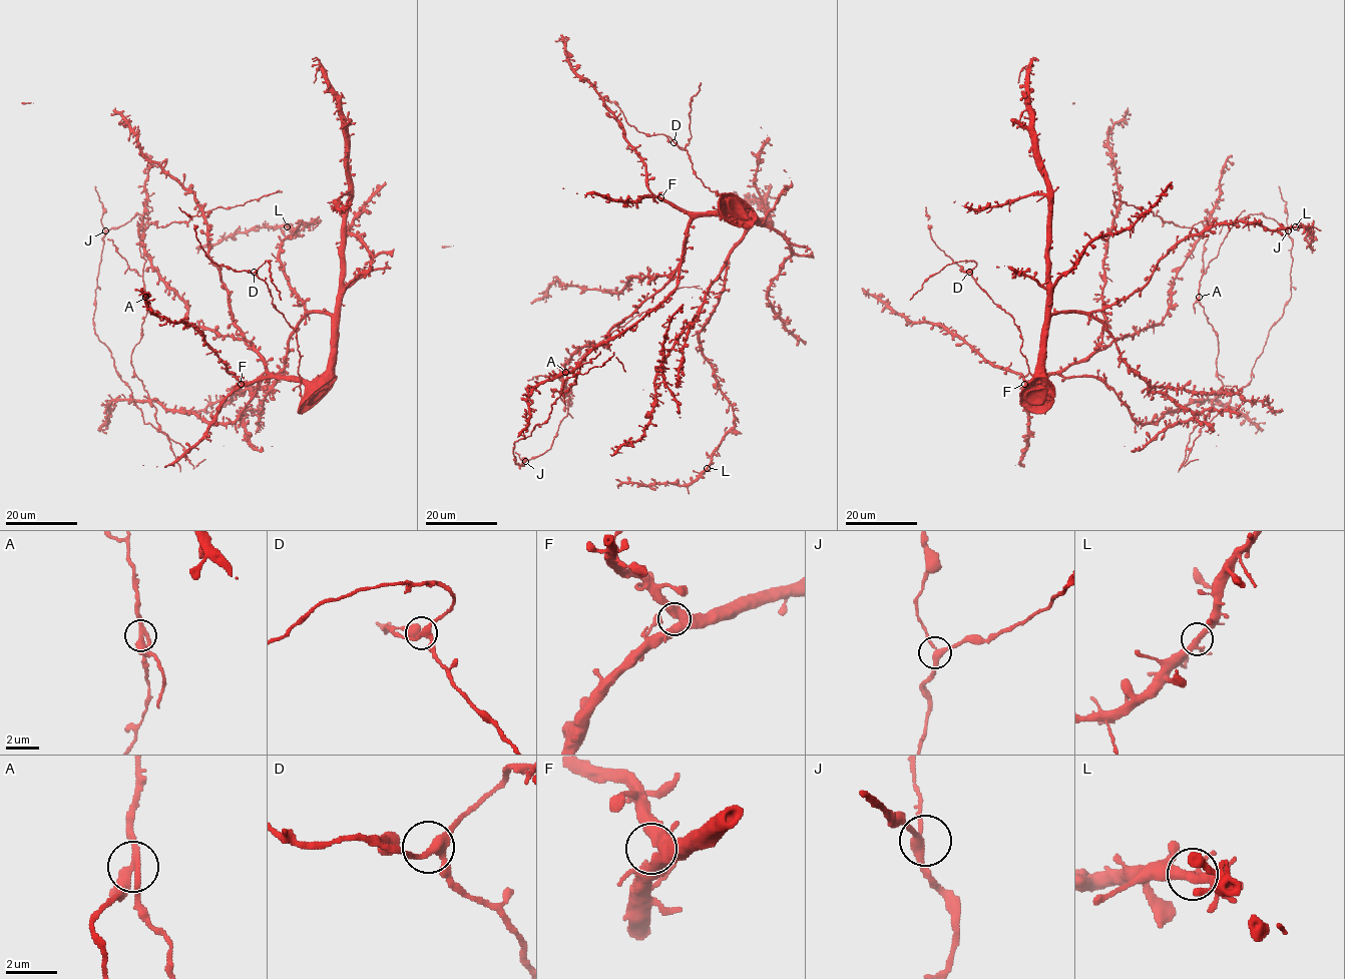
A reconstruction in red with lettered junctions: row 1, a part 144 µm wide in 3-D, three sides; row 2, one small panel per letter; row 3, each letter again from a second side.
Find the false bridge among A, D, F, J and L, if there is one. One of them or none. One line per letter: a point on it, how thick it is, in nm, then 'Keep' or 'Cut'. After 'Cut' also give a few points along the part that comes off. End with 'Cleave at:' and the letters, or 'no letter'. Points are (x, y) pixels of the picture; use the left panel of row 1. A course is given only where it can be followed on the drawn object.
A: Place: (145, 297). Thickness 280 nm. Cut. Course of the part to remove: (145, 297), (150, 304), (149, 313)
D: Place: (254, 272). Thickness 280 nm. Keep
F: Place: (241, 384). Thickness 400 nm. Keep
J: Place: (105, 230). Thickness 280 nm. Keep
L: Place: (287, 226). Thickness 300 nm. Keep
Cleave at: A

